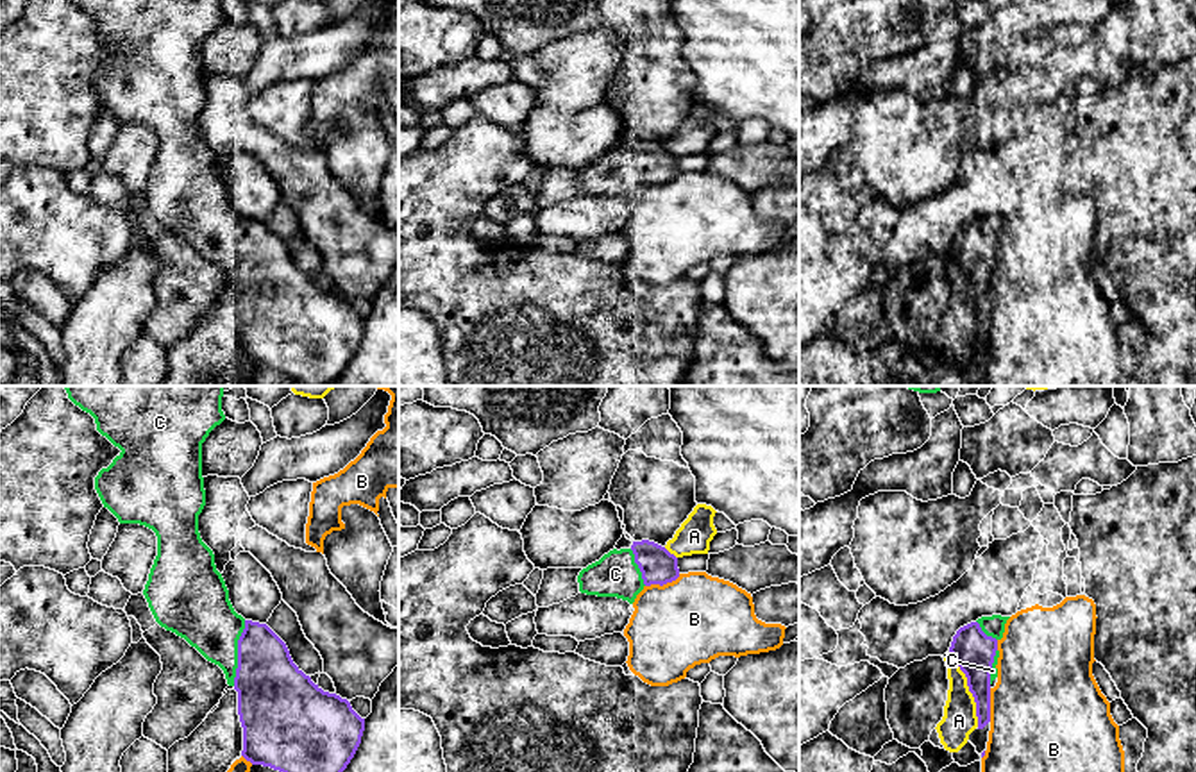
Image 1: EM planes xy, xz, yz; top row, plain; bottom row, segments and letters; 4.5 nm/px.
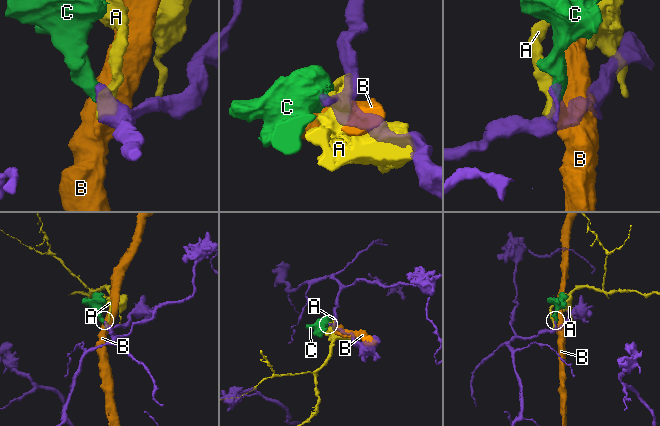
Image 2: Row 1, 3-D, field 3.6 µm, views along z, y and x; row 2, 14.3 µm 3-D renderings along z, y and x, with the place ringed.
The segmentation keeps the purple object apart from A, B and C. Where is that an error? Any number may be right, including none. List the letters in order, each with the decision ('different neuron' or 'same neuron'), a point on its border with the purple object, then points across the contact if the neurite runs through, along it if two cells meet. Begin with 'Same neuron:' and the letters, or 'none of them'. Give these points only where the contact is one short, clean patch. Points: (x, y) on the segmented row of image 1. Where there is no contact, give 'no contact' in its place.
Same neuron: C
A: different neuron | yz (969, 690)
B: different neuron | xz (662, 585)
C: same neuron | xy (238, 653)

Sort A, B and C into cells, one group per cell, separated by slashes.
A / B / C

